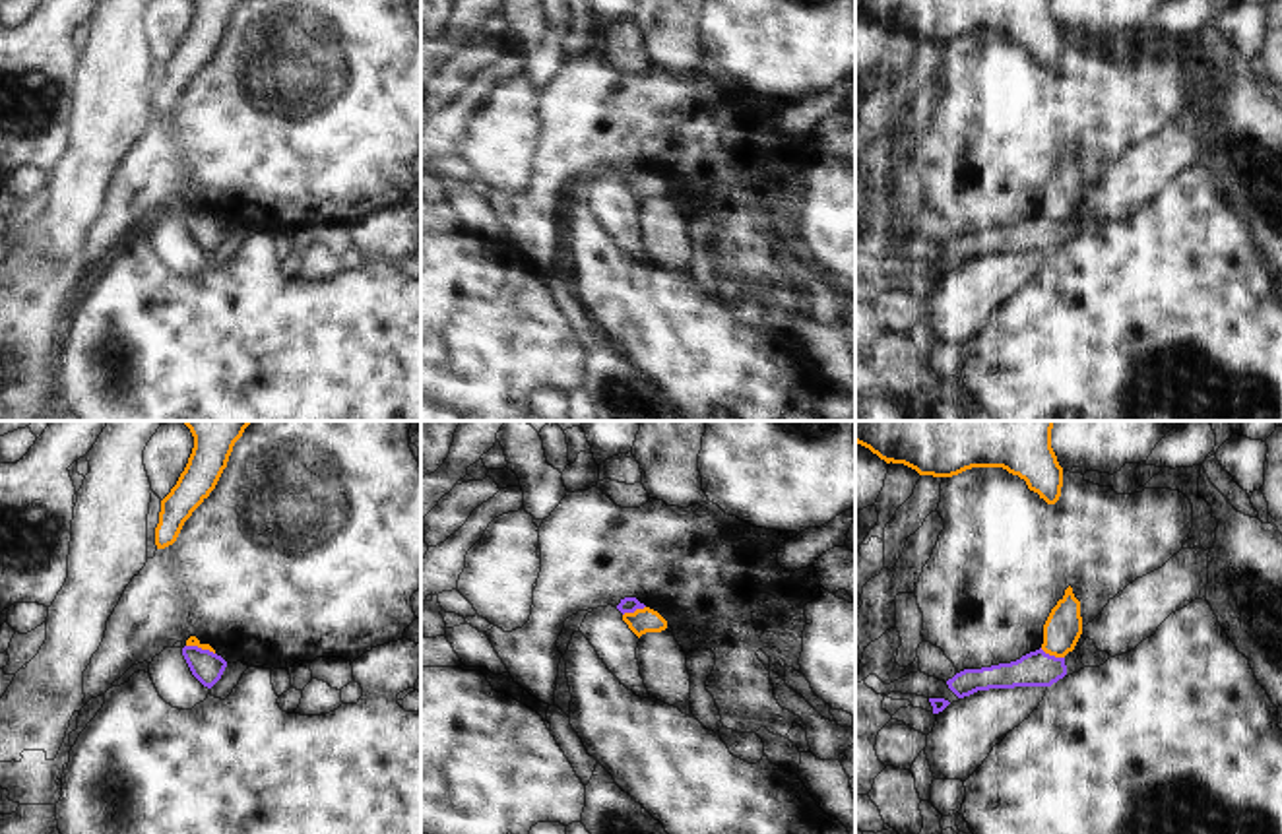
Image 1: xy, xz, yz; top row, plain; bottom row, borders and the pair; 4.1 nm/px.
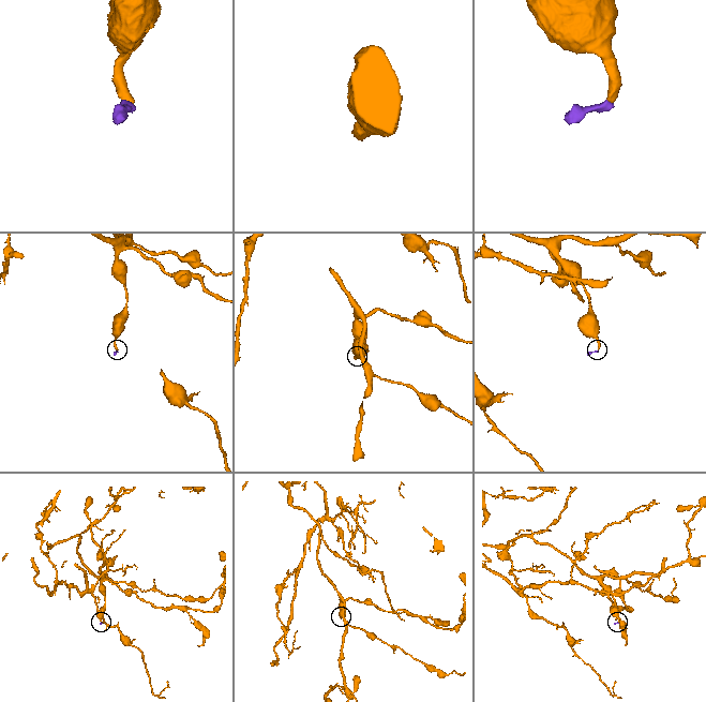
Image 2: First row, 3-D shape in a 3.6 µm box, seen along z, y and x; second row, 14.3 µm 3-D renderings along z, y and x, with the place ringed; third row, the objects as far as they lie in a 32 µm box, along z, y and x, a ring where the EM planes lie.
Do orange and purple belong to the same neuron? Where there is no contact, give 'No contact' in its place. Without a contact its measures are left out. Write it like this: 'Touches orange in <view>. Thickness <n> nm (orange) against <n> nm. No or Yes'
Touches orange in yz. Thickness 160 nm (orange) against 140 nm. No.

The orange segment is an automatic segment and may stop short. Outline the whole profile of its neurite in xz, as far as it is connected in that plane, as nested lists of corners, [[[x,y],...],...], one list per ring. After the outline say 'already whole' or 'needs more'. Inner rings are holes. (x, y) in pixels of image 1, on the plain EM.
[[[650,173],[636,175],[634,178],[625,178],[623,186],[638,204],[646,198],[661,198],[667,194],[667,186]]]; already whole

